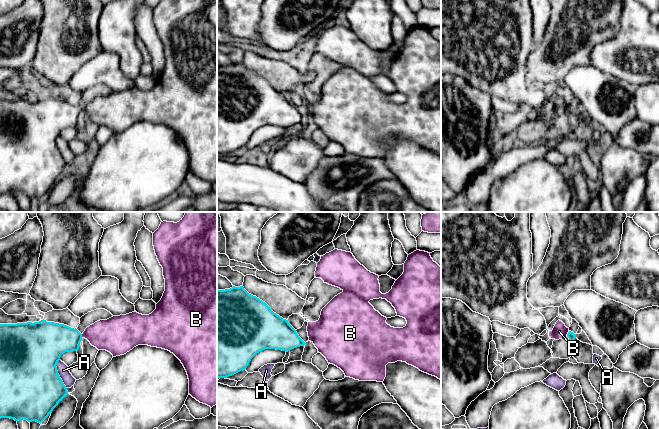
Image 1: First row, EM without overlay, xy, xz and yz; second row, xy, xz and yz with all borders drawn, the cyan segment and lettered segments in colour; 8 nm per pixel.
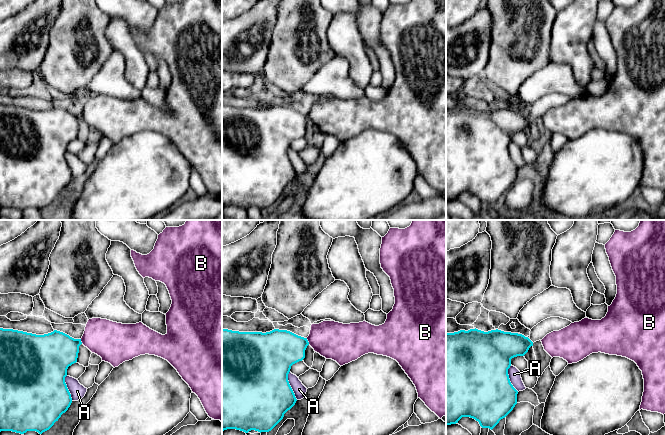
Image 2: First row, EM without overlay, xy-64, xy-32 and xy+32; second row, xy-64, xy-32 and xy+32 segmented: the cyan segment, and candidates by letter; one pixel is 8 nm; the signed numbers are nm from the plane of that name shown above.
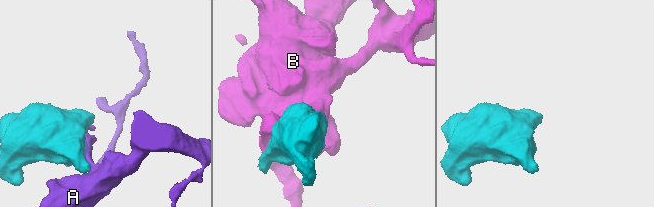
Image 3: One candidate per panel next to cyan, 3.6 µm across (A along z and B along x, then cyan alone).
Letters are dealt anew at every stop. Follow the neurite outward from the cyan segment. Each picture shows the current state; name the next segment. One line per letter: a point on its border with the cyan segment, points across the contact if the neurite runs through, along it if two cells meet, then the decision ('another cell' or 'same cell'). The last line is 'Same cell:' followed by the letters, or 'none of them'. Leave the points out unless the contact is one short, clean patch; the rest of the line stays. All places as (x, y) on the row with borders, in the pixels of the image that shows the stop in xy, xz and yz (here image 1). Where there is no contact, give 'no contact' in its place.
A: xy (58, 374) | another cell
B: yz (567, 334) | along yz (569, 331), (566, 336) | another cell
Same cell: none of them

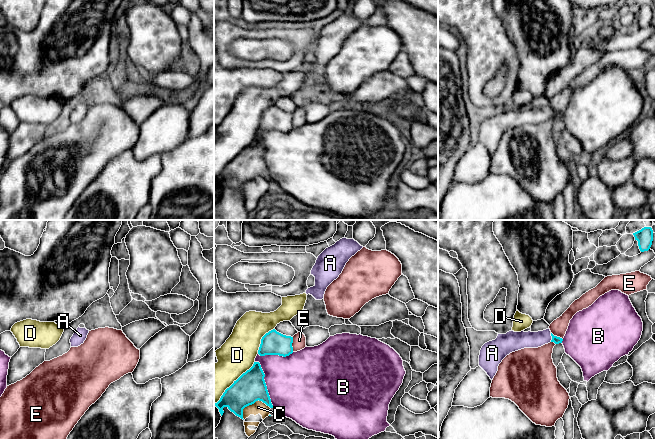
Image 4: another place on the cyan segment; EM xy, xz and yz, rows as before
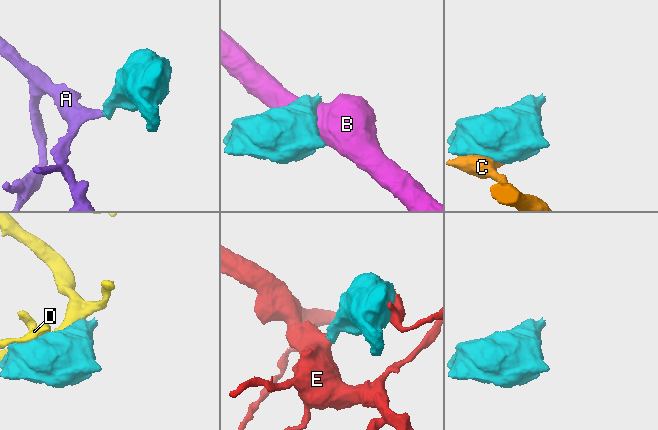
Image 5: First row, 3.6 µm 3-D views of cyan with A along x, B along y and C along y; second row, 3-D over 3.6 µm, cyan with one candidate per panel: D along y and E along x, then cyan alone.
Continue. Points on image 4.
A: yz (552, 337) | across yz (555, 339), (552, 337), (521, 340) | same cell
B: xz (265, 383) | another cell
C: xz (252, 403) | another cell
D: xz (234, 382) | another cell
E: xz (291, 344) | another cell
Same cell: A

